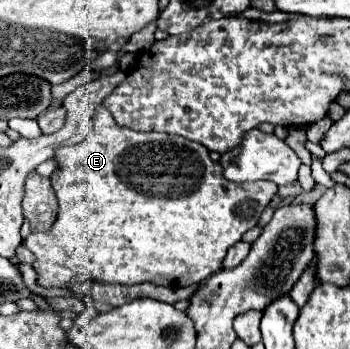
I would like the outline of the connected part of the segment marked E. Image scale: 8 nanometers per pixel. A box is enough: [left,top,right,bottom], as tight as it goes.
[22,105,278,287]

